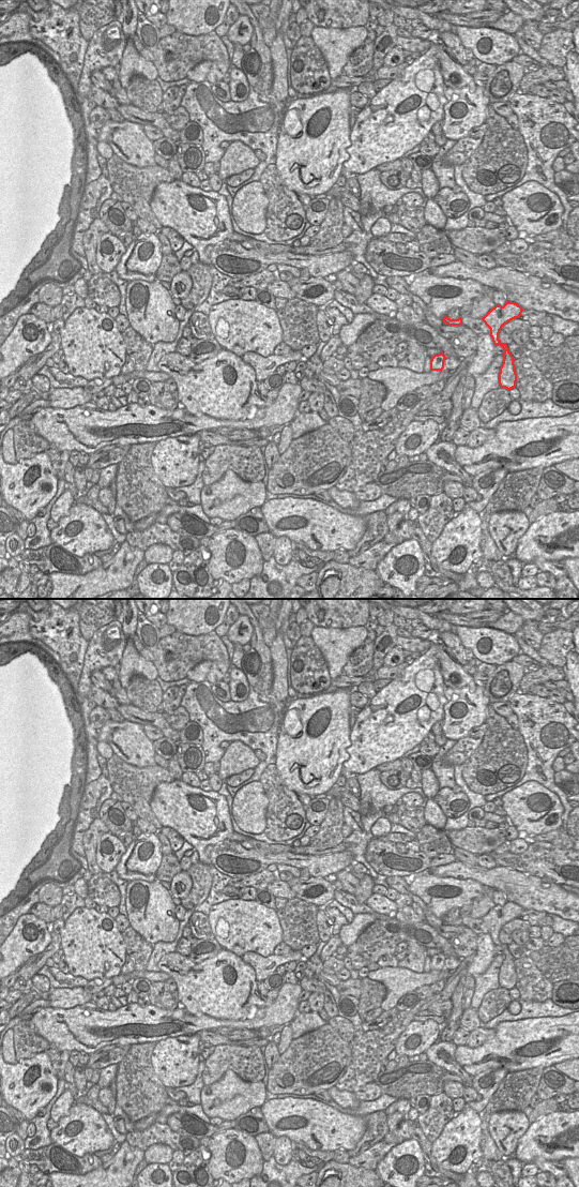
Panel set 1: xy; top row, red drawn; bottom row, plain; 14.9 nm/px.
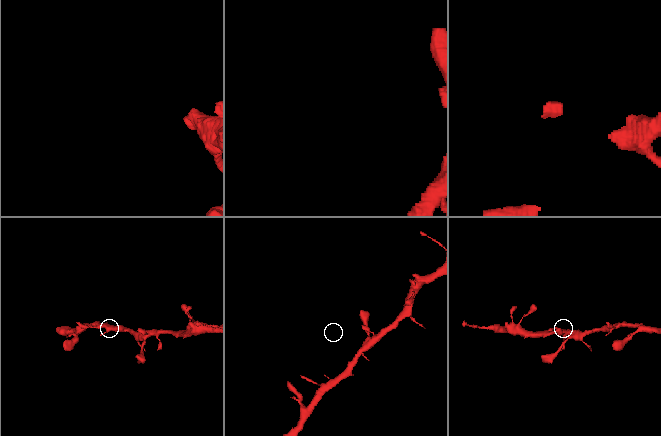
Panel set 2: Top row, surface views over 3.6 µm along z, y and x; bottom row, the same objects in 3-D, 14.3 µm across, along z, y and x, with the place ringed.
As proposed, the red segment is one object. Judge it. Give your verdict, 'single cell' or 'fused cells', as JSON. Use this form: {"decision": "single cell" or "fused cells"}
{"decision": "single cell"}

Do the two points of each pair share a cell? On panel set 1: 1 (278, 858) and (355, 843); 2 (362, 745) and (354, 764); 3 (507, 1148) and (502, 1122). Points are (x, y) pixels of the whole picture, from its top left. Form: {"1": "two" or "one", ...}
{"1": "two", "2": "one", "3": "one"}

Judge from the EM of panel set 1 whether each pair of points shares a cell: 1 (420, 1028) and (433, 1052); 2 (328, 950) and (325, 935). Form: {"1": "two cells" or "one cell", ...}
{"1": "two cells", "2": "two cells"}

